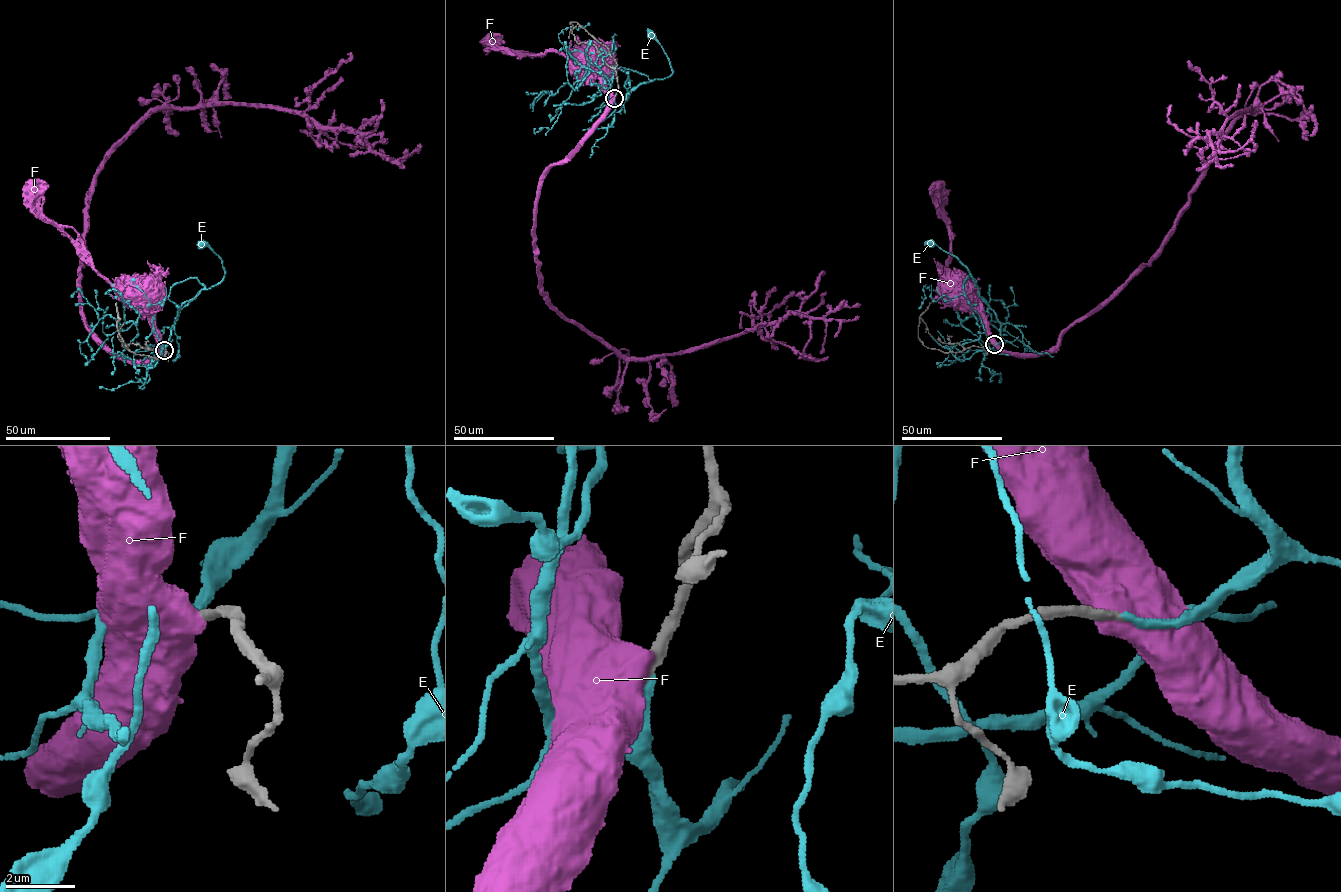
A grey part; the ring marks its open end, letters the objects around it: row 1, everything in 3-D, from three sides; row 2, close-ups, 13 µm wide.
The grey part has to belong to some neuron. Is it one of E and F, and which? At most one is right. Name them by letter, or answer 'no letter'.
E

